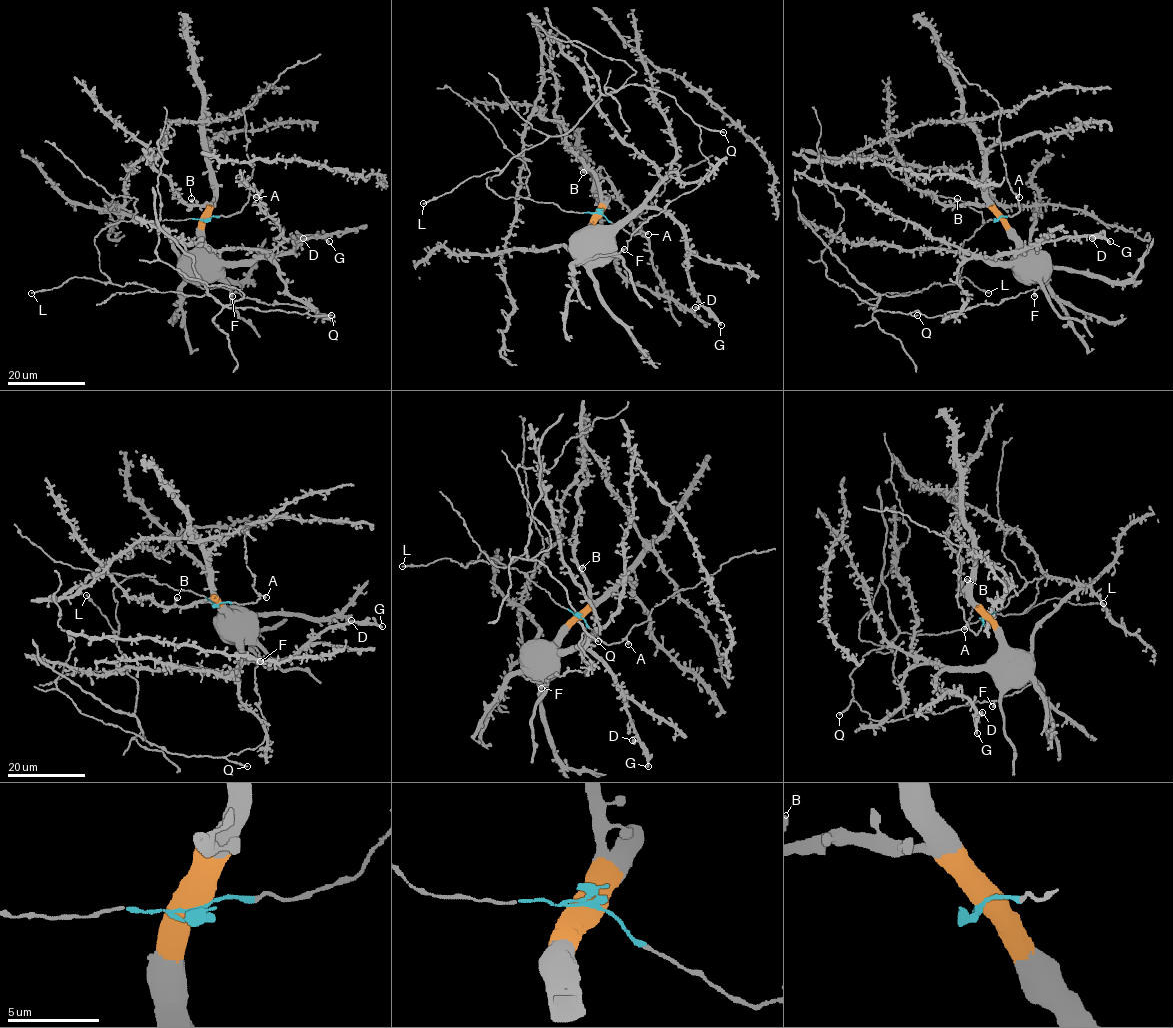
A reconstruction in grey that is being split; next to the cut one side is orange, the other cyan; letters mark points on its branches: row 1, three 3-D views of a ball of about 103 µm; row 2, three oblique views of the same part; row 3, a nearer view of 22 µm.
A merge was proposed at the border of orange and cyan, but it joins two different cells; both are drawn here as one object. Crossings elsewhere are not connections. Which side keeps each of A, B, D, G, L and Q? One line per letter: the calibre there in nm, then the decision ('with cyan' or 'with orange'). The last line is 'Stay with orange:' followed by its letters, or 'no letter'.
A: calibre 400 nm; with cyan
B: calibre 500 nm; with orange
D: calibre 340 nm; with orange
G: calibre 360 nm; with orange
L: calibre 180 nm; with cyan
Q: calibre 200 nm; with cyan
Stay with orange: B, D, G

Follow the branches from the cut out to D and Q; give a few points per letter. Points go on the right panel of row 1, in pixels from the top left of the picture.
D: (998, 218), (1015, 241), (1016, 256), (1011, 261), (994, 261), (994, 258), (1047, 241), (1065, 237), (1091, 238)
Q: (998, 218), (982, 221), (964, 241), (962, 270), (952, 283), (882, 294), (869, 307), (917, 315)

